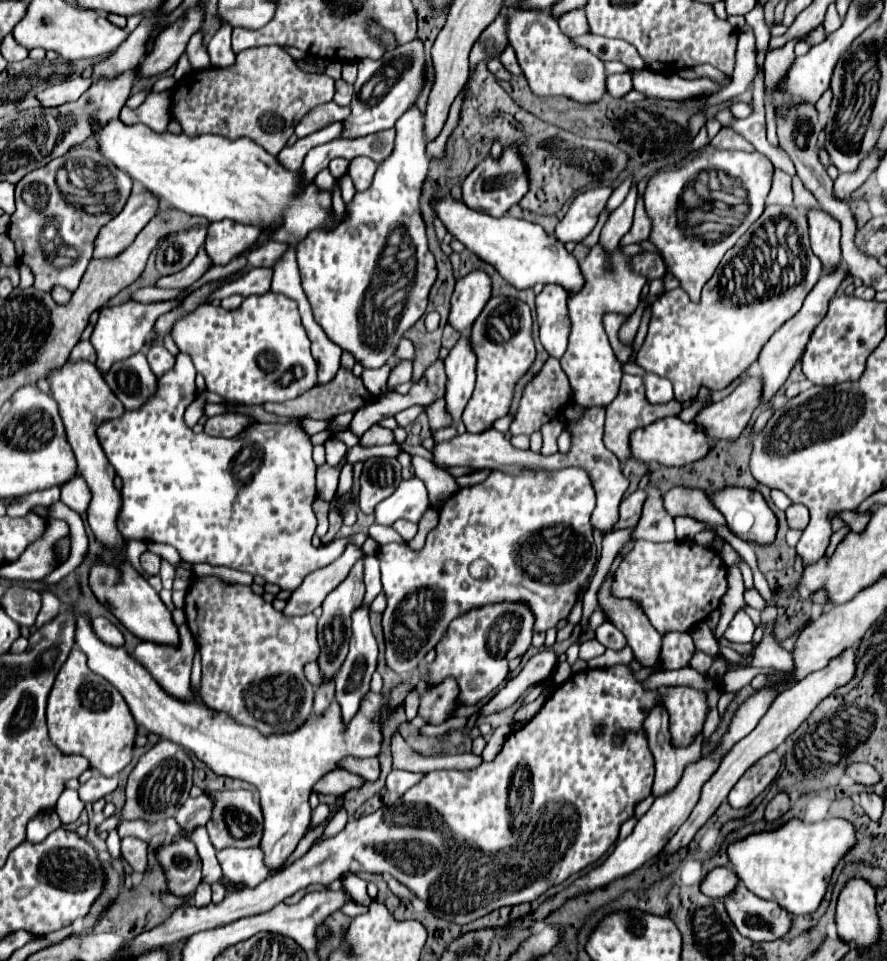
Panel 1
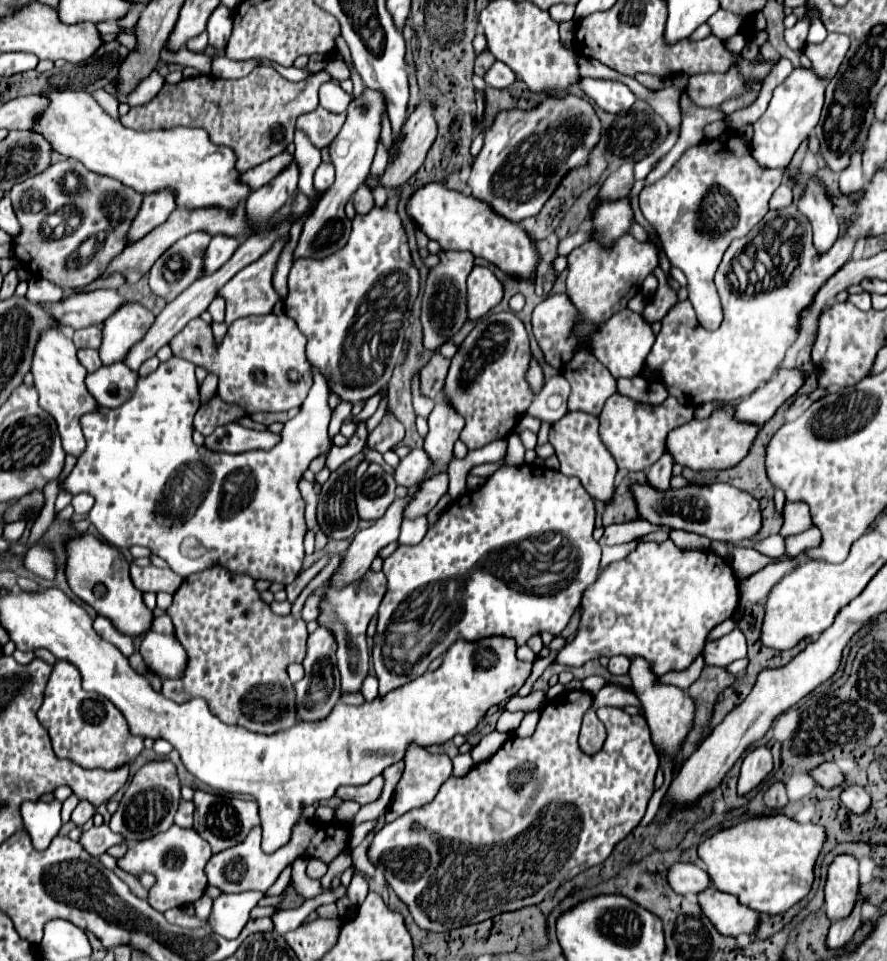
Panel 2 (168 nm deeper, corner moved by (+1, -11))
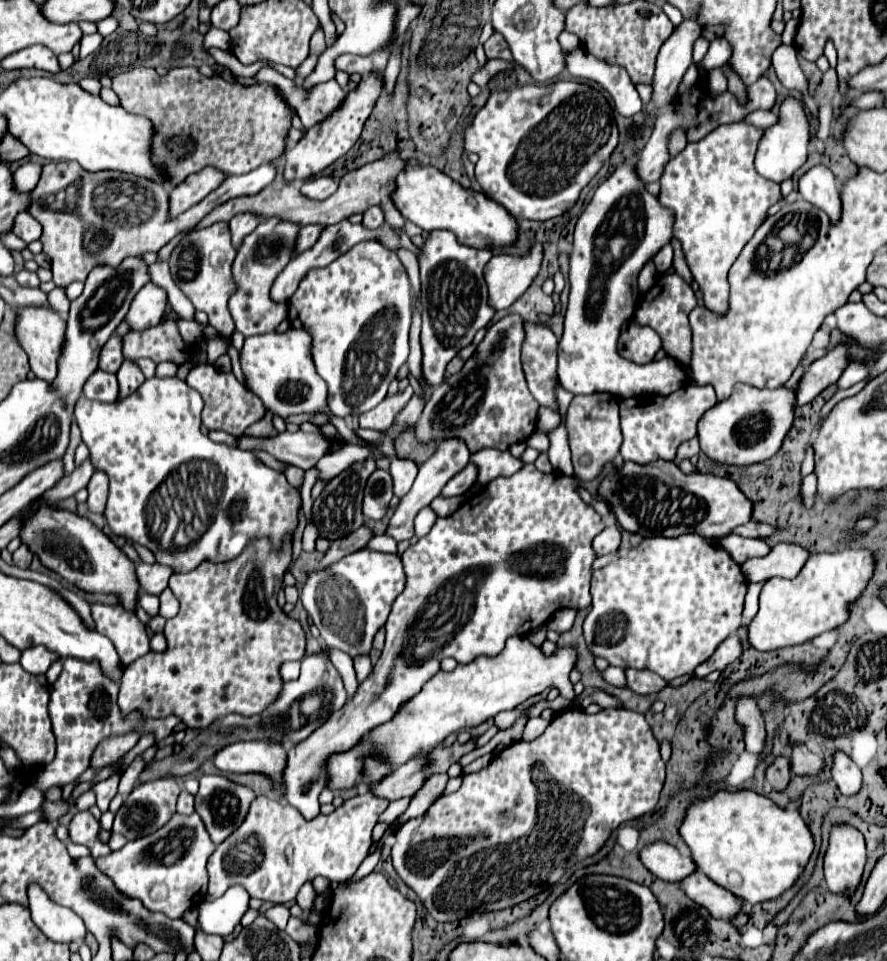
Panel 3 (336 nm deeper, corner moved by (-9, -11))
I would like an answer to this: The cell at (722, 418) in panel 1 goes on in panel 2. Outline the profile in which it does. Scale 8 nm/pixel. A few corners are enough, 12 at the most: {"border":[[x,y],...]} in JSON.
{"border":[[778,369],[735,405],[735,419],[763,425],[797,393],[803,373]]}

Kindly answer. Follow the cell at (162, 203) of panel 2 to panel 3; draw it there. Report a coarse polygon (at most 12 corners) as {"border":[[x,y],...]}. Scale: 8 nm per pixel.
{"border":[[203,167],[169,197],[173,217],[203,201],[227,175]]}

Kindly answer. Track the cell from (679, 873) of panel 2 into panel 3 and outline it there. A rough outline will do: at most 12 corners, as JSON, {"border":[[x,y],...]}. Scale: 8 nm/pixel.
{"border":[[665,841],[639,853],[659,879],[677,883],[695,863]]}

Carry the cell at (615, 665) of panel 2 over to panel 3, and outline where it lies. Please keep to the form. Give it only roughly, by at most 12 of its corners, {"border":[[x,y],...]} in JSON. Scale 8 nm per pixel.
{"border":[[627,669],[627,687],[651,695],[669,683],[647,669]]}

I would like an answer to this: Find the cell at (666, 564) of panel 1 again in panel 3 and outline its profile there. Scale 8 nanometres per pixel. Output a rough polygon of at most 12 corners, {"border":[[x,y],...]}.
{"border":[[693,533],[593,573],[593,655],[665,681],[741,627],[747,579]]}

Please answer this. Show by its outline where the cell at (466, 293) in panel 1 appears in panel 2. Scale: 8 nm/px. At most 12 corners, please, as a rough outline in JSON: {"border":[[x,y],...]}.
{"border":[[487,267],[467,279],[467,319],[477,321],[503,299]]}

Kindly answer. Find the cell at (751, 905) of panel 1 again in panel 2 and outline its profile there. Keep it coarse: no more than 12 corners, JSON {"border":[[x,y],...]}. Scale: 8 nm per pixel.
{"border":[[709,887],[697,899],[721,935],[755,935],[761,915]]}

